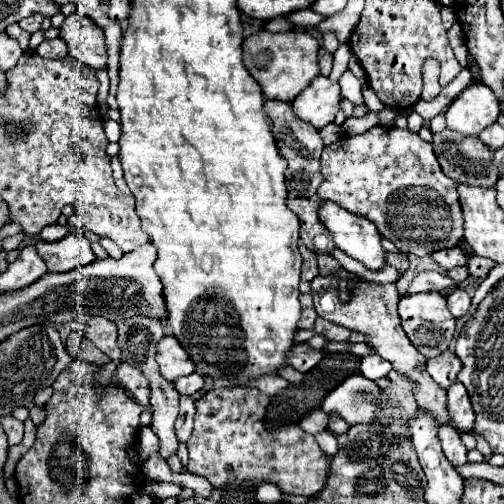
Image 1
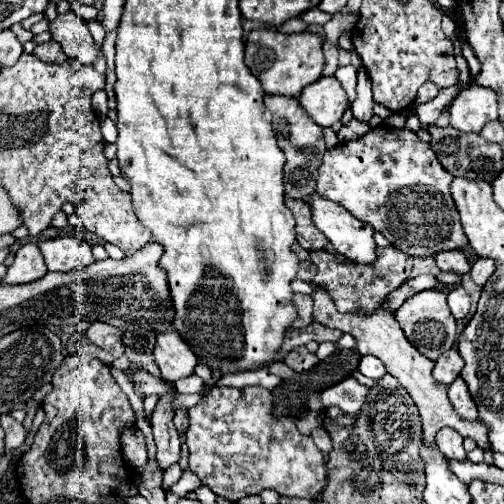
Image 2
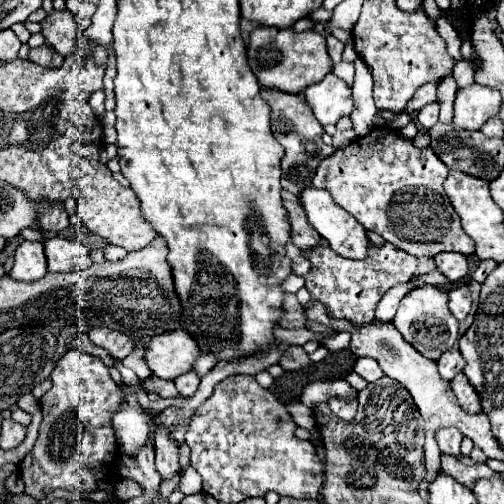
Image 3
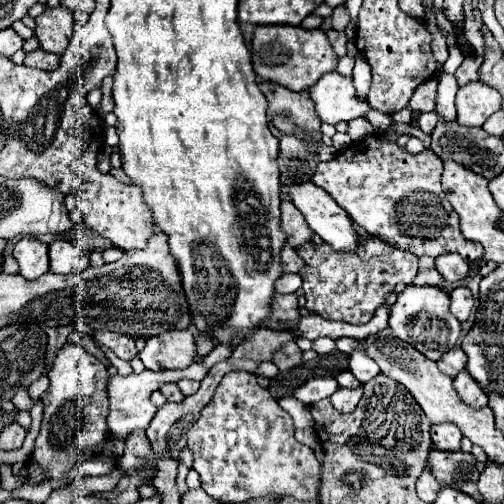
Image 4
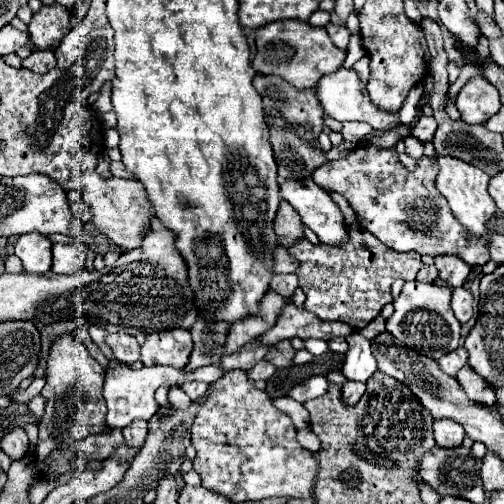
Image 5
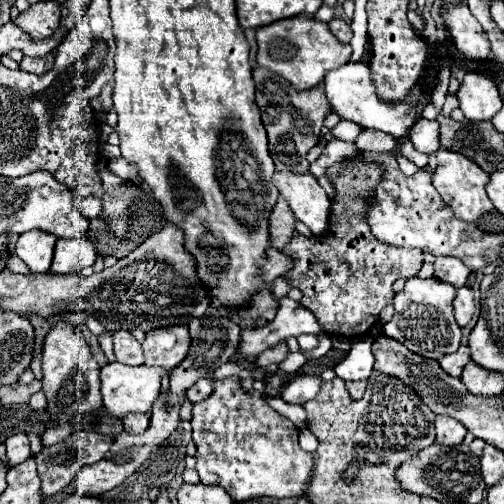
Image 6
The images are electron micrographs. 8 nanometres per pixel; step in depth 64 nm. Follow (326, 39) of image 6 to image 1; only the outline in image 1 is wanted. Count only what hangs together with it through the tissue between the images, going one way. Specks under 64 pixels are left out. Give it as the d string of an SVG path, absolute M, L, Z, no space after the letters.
M258 32L248 36L242 44L244 66L250 76L260 84L266 100L292 102L320 72L318 72L318 50L320 44L306 32Z

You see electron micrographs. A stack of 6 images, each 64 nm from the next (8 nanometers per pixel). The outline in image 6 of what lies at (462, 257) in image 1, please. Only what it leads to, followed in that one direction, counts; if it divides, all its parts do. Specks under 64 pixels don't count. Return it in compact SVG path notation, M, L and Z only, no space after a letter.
M440 256L434 262L434 276L442 282L454 284L454 288L464 286L468 280L468 274L470 274L470 270L462 260L456 260L450 256Z

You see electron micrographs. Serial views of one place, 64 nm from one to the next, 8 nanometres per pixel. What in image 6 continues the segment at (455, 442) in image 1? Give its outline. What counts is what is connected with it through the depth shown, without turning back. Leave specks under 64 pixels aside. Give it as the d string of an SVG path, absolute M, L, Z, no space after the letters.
M436 416L434 426L436 426L436 442L442 446L458 446L466 436L466 428L454 418Z

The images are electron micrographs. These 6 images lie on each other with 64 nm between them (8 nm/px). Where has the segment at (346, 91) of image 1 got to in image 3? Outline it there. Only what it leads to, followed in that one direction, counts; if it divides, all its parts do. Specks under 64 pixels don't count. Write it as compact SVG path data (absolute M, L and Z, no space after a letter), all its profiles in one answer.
M340 62L340 64L334 66L332 72L334 72L336 76L340 76L348 86L354 84L354 64L350 64L350 62Z

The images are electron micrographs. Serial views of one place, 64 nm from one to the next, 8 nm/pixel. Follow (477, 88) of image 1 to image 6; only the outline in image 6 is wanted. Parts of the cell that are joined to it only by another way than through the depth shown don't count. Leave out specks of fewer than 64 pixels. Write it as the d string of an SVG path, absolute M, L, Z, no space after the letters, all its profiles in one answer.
M468 72L458 88L458 102L464 116L472 122L492 120L492 116L502 108L502 98L496 84L478 72Z

